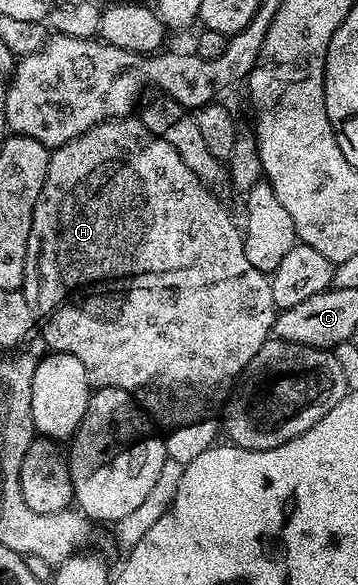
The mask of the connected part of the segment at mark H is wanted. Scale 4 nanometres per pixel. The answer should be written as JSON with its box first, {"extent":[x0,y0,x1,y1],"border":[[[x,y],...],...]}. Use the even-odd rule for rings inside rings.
{"extent":[22,118,278,464],"border":[[[139,118],[109,119],[51,152],[46,181],[34,205],[30,241],[26,249],[26,273],[22,290],[45,344],[52,351],[78,357],[78,361],[82,361],[82,366],[86,368],[89,384],[93,388],[113,387],[130,393],[163,439],[165,456],[183,464],[194,461],[194,457],[206,453],[206,449],[217,442],[216,430],[219,432],[222,427],[222,408],[234,384],[250,365],[254,353],[258,353],[258,349],[262,349],[262,345],[273,334],[278,314],[271,278],[246,261],[241,228],[237,220],[235,223],[228,216],[227,209],[220,204],[218,196],[212,195],[212,191],[209,184],[190,173],[189,166],[182,161],[182,157],[178,157],[174,145],[154,137],[154,133],[142,126]]]}

